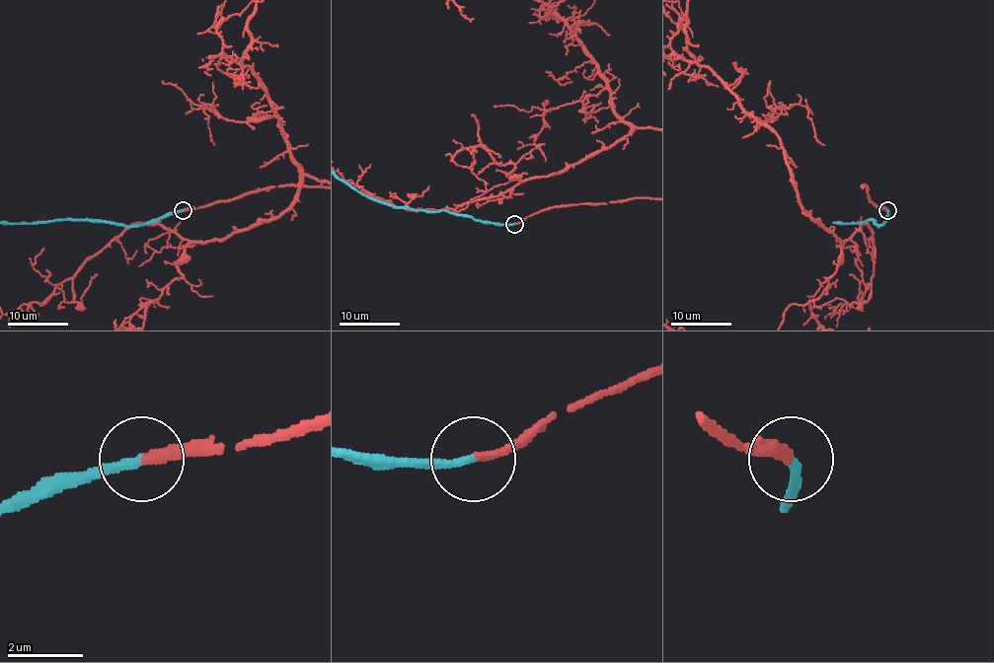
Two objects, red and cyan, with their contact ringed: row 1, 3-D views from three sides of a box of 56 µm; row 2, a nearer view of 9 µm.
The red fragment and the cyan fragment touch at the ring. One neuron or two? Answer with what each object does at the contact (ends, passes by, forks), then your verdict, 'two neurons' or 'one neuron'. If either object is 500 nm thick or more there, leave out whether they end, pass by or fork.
red ends; cyan ends; one neuron

